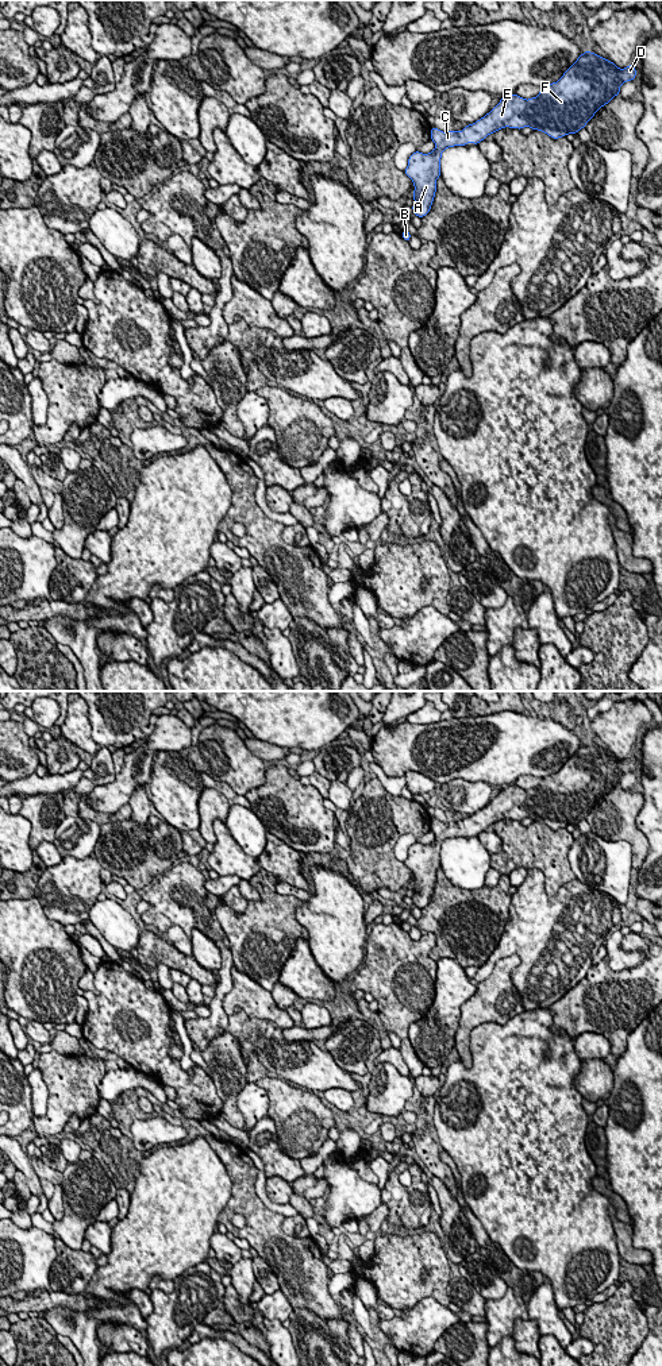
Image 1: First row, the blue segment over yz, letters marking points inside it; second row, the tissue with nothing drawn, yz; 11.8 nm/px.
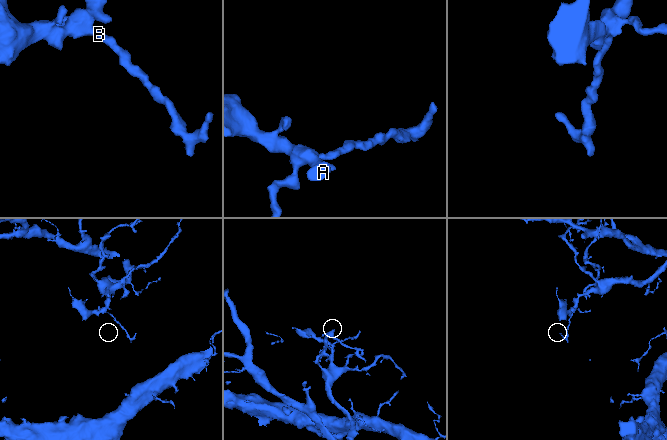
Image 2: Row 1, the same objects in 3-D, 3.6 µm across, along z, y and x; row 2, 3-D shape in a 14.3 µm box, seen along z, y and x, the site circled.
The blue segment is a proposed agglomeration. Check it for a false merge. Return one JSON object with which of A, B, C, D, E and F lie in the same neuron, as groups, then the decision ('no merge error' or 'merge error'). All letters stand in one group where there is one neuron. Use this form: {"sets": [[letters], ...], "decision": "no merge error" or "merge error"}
{"sets": [["A", "B", "C", "D", "E", "F"]], "decision": "no merge error"}

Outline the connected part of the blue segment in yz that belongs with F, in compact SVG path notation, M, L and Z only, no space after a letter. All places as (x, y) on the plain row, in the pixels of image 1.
M586 741L557 773L540 779L536 788L526 791L516 784L503 786L489 804L467 815L461 823L443 823L432 818L431 831L435 841L430 845L415 842L404 861L415 877L413 904L422 910L430 903L436 871L440 868L442 844L446 840L478 836L488 826L505 818L530 818L546 823L553 830L578 825L601 798L620 786L621 775L635 768L634 756L619 760L612 752Z

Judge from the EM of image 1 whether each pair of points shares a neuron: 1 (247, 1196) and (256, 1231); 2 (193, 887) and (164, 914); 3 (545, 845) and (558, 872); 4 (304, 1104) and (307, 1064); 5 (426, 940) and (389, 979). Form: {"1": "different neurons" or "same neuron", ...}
{"1": "same neuron", "2": "same neuron", "3": "same neuron", "4": "different neurons", "5": "same neuron"}

